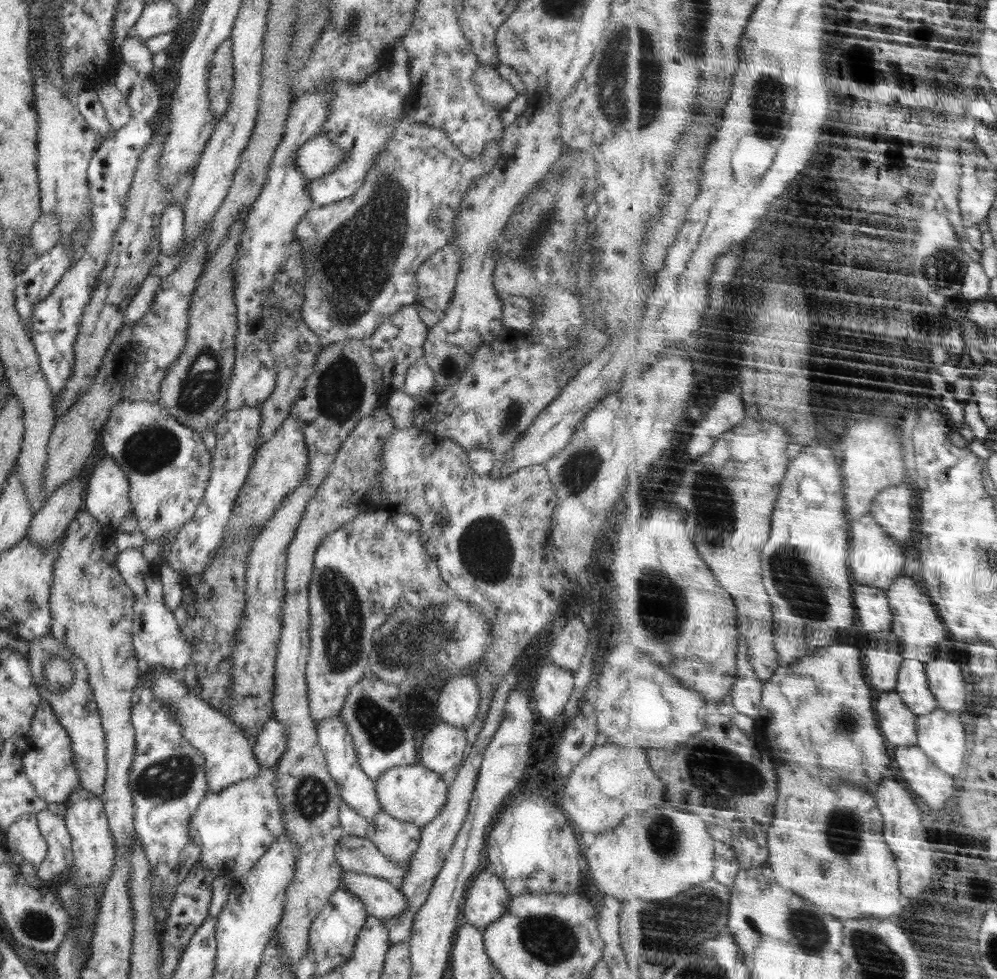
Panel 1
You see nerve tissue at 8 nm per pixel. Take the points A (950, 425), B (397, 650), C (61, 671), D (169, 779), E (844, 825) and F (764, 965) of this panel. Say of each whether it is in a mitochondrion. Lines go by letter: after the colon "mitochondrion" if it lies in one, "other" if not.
A: other
B: mitochondrion
C: mitochondrion
D: mitochondrion
E: mitochondrion
F: other

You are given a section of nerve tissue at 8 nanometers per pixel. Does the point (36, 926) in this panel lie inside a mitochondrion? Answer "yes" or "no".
yes

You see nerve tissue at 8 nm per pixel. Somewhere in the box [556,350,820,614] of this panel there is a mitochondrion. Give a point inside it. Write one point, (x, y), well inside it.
(712, 496)

